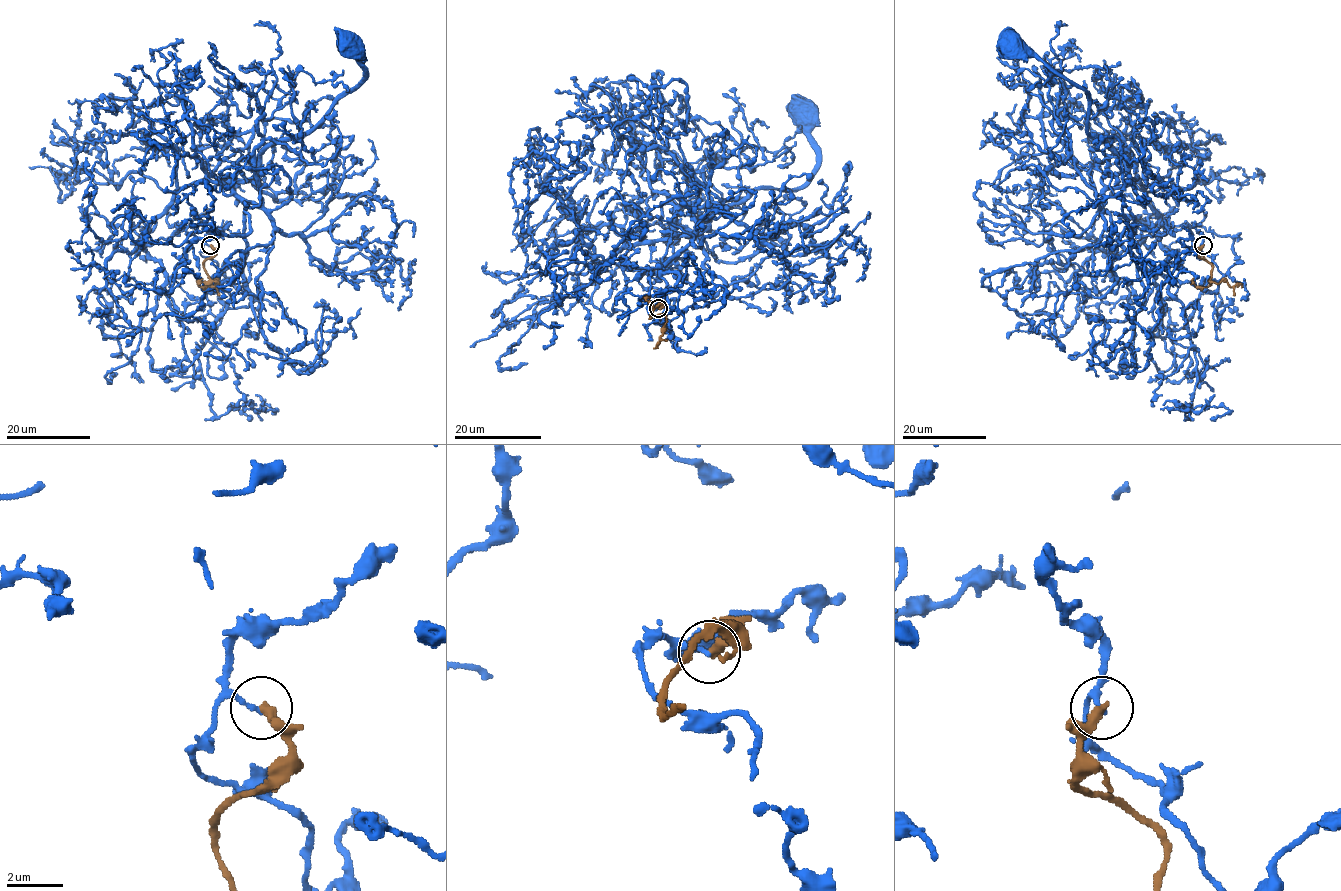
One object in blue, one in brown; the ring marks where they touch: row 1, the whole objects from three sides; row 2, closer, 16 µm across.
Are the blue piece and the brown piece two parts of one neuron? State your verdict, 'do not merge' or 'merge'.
do not merge

